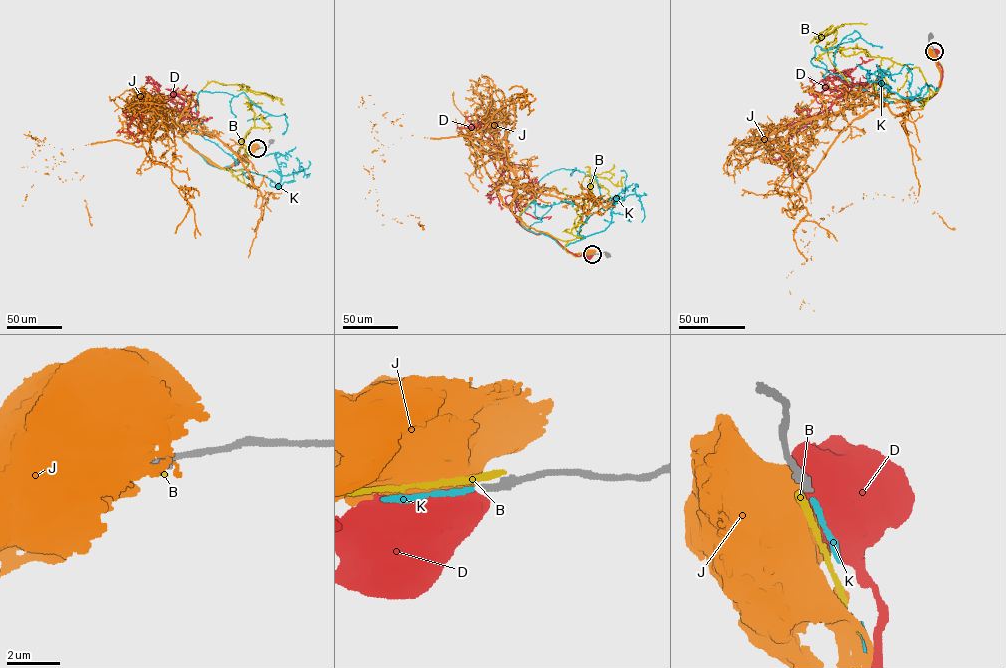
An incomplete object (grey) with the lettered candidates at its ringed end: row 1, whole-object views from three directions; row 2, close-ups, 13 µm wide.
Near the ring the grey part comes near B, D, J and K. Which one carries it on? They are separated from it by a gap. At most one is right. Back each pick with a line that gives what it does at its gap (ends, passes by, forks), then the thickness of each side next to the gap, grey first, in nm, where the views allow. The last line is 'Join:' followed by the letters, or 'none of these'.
K: it ends there; 260 nm thick on the grey side, 200 nm on the other
Join: K

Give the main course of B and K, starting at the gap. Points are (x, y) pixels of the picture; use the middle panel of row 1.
B: (593, 254), (567, 252), (519, 213), (541, 187), (588, 197), (590, 179), (624, 177)
K: (592, 254), (568, 252), (519, 215), (538, 181), (562, 168), (594, 176), (602, 199), (621, 202), (621, 170)

